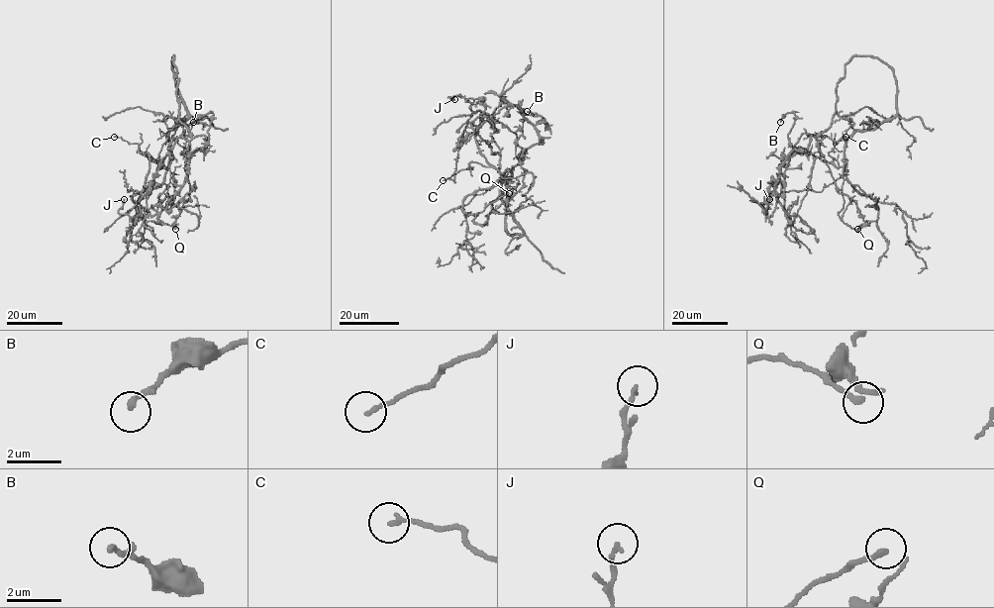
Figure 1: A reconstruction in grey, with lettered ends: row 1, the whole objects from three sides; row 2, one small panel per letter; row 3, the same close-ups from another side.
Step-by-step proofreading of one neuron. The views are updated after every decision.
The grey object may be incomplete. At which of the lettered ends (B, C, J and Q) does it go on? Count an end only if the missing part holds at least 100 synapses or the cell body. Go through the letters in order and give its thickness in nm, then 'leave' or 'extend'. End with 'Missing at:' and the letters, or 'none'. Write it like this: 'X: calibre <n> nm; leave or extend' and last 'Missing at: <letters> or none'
B: calibre 220 nm; leave
C: calibre 160 nm; leave
J: calibre 150 nm; leave
Q: calibre 170 nm; leave
Missing at: none

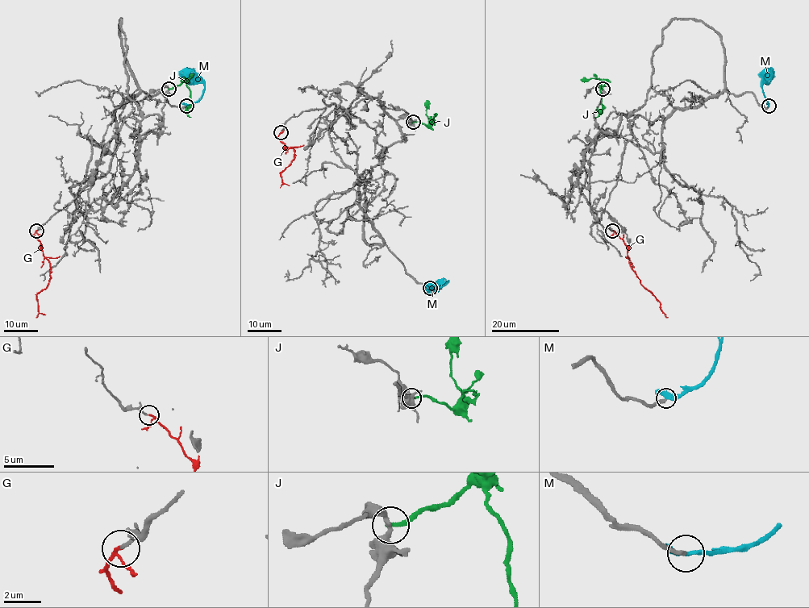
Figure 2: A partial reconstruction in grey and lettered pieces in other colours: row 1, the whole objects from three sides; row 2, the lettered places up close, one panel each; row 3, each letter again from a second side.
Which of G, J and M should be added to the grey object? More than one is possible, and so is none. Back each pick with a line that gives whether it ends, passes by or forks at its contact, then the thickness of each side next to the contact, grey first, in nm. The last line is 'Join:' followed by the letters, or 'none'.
G: it passes by; 180 nm thick on the grey side, 140 nm on the other
Join: G

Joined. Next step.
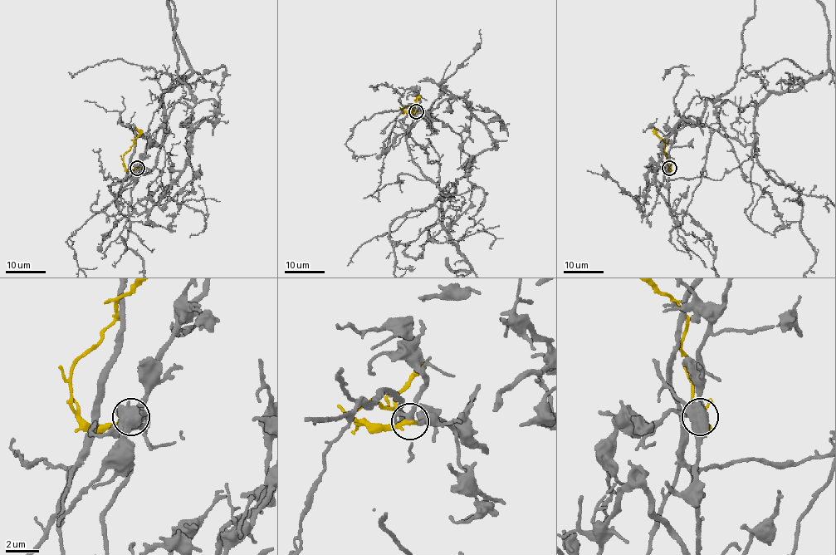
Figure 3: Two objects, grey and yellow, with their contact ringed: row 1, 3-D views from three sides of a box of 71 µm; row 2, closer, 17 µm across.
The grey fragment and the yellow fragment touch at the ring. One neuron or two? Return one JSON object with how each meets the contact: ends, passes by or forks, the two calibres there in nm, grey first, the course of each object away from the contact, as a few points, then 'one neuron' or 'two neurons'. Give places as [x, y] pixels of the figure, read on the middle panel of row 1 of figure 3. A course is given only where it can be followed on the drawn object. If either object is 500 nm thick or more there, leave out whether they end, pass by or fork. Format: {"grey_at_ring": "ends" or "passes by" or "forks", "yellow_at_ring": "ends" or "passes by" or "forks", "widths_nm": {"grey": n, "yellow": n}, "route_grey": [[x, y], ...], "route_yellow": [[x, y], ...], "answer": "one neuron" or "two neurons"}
{"grey_at_ring": "forks", "yellow_at_ring": "ends", "widths_nm": {"grey": 240, "yellow": 300}, "route_grey": [[416, 111], [471, 158], [448, 212], [448, 264], [468, 271], [406, 140], [412, 104], [352, 129], [359, 201]], "route_yellow": [[416, 111], [406, 112], [402, 109], [412, 107], [418, 98], [415, 96]], "answer": "two neurons"}

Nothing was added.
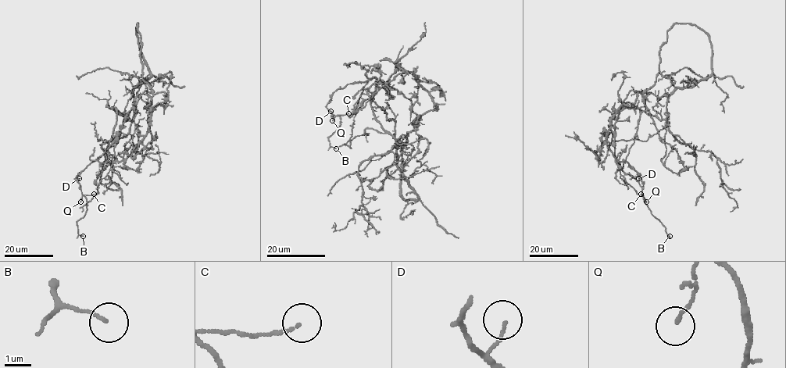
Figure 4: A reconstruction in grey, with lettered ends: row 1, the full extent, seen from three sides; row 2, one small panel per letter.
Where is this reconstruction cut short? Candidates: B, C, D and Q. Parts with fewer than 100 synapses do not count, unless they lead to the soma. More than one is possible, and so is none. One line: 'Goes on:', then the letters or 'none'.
Goes on: none

